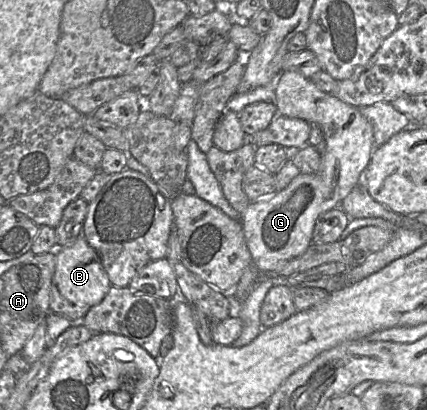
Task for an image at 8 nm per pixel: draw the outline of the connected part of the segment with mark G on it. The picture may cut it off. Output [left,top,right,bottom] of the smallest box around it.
[240,71,376,275]

